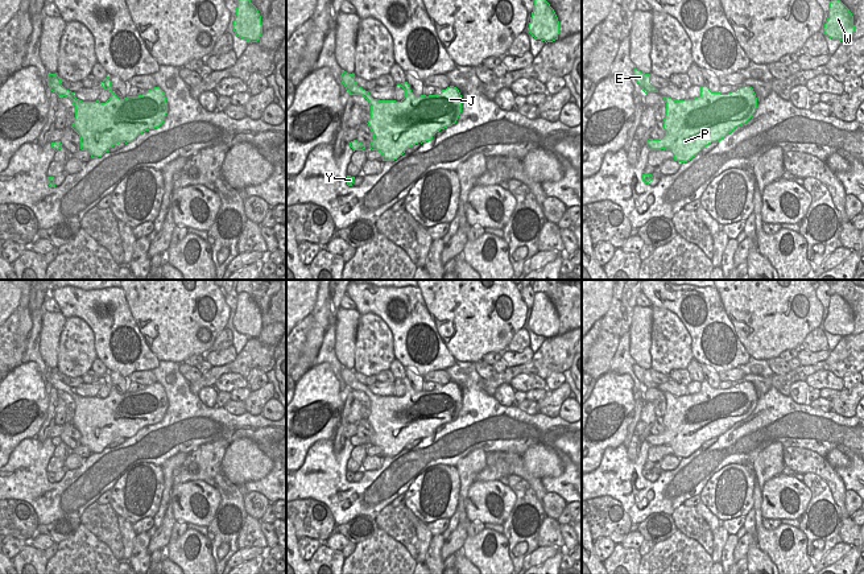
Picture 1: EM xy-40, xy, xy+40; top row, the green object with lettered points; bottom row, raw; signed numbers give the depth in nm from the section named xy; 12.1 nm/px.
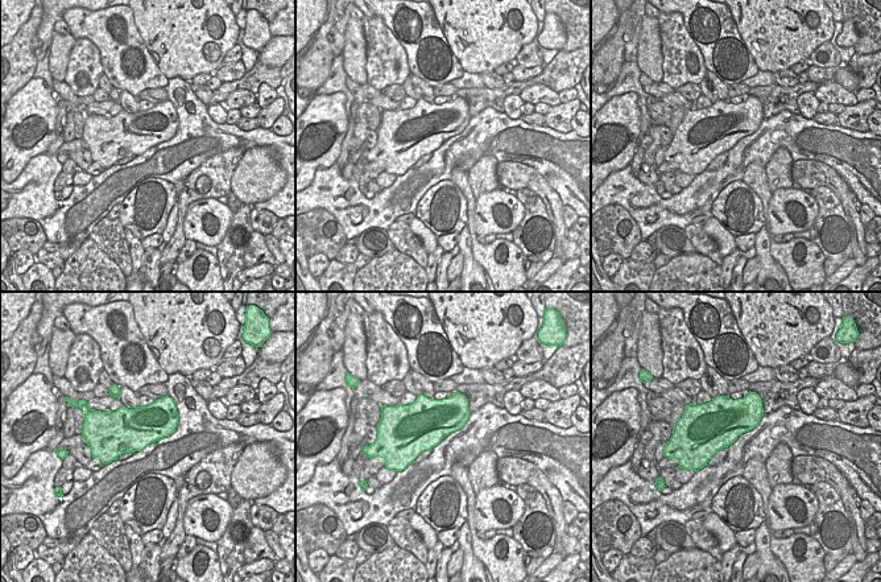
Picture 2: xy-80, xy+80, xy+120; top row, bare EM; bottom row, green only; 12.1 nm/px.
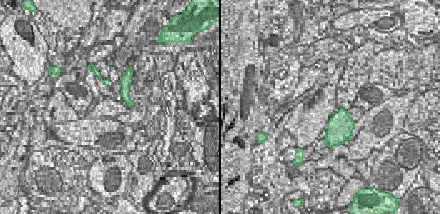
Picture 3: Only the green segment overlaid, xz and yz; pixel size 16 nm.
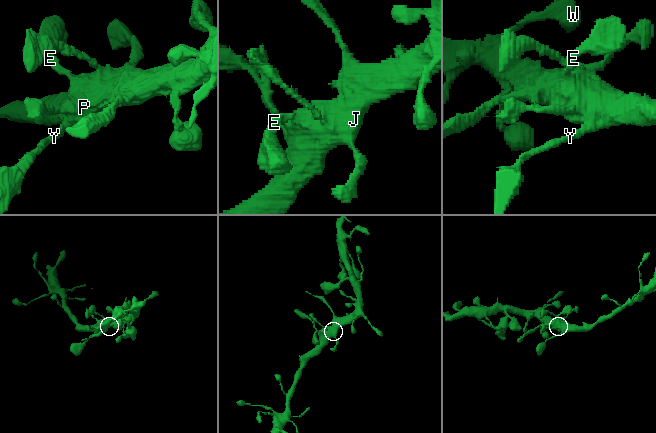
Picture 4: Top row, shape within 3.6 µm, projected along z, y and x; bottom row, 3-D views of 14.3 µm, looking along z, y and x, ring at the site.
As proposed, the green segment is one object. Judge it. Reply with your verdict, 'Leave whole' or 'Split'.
Leave whole.

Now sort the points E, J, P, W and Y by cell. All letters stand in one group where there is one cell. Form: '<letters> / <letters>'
E J P W Y

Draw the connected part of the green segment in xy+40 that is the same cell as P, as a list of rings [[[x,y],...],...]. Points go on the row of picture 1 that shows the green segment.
[[[704,84],[695,99],[674,100],[663,96],[665,136],[649,139],[650,150],[666,149],[678,162],[687,162],[711,143],[718,143],[756,112],[757,98],[752,87],[739,86],[728,94],[711,92]]]

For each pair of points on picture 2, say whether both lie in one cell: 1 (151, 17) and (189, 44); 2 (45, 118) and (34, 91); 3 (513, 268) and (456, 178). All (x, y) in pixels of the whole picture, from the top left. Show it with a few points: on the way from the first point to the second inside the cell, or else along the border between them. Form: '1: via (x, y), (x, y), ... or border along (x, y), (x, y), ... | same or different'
1: via (160, 20), (180, 34) | same
2: via (38, 111), (34, 107), (34, 98) | same
3: via (488, 256), (474, 242), (470, 203) | same

